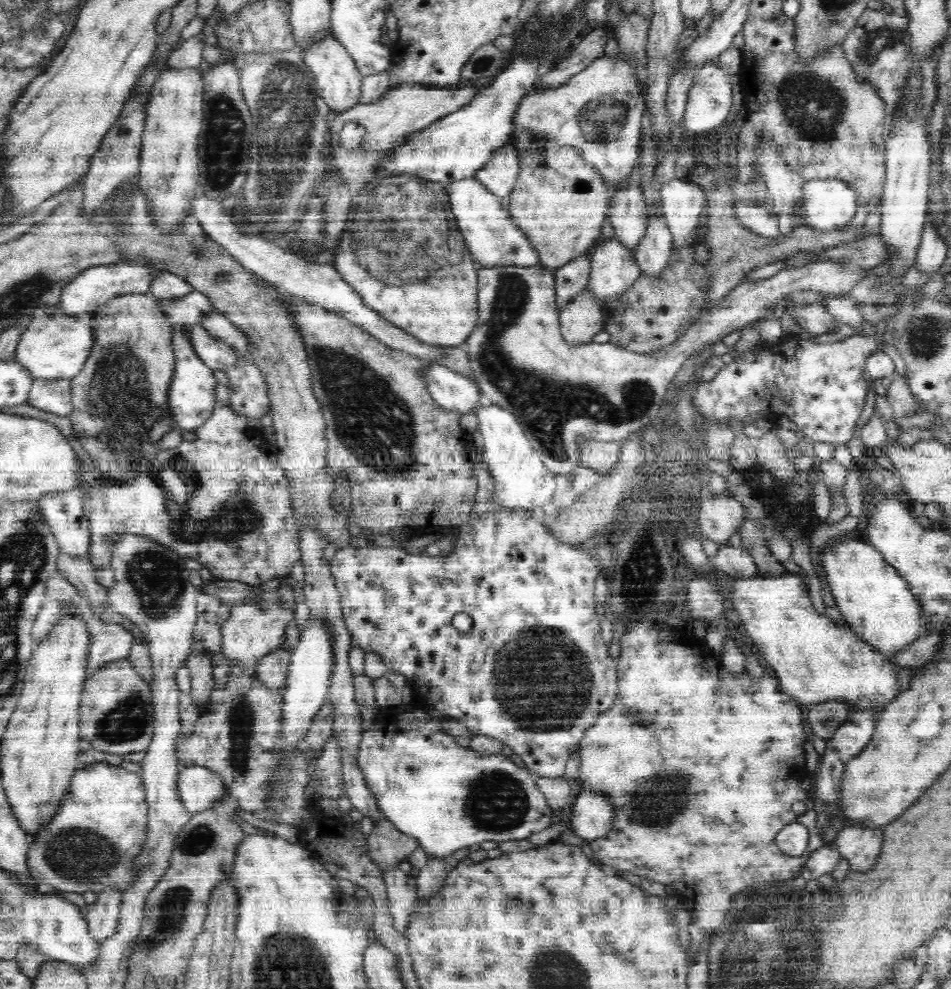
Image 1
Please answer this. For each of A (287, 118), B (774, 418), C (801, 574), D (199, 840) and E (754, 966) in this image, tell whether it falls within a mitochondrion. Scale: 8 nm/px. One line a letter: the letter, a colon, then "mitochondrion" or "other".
A: mitochondrion
B: other
C: other
D: mitochondrion
E: mitochondrion

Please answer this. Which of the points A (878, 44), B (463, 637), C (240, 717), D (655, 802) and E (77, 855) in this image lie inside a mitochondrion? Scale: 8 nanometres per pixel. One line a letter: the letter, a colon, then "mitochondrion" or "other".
A: mitochondrion
B: other
C: mitochondrion
D: mitochondrion
E: mitochondrion

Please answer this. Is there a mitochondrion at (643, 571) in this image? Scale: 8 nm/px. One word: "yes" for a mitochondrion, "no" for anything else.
yes

